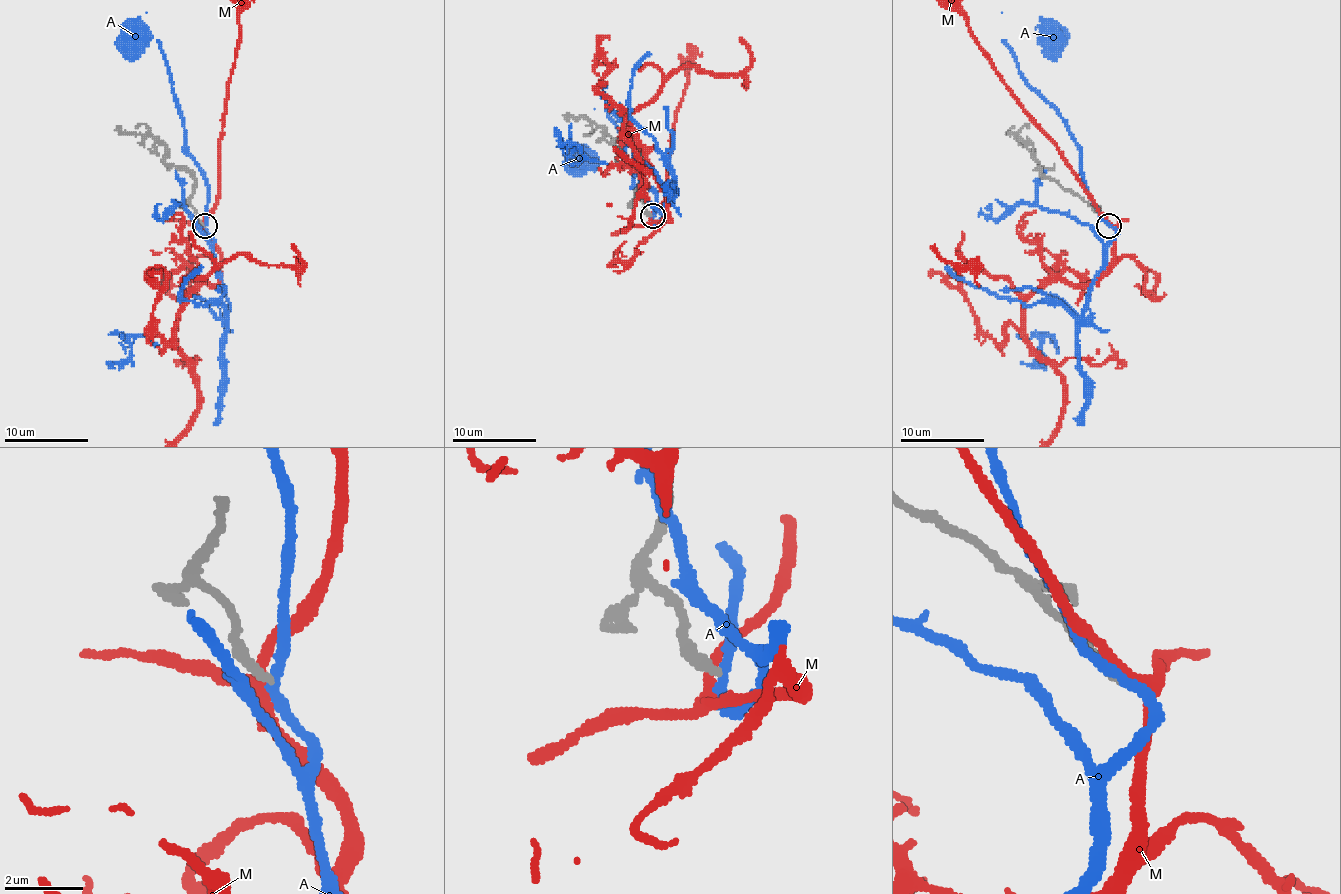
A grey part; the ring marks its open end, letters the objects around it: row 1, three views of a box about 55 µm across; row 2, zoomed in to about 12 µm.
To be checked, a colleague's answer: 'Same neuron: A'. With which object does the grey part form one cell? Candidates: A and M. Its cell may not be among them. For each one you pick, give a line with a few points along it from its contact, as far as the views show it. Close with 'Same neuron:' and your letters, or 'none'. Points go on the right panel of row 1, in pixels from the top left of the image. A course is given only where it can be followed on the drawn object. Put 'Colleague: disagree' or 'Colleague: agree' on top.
Colleague: disagree
Same neuron: none

